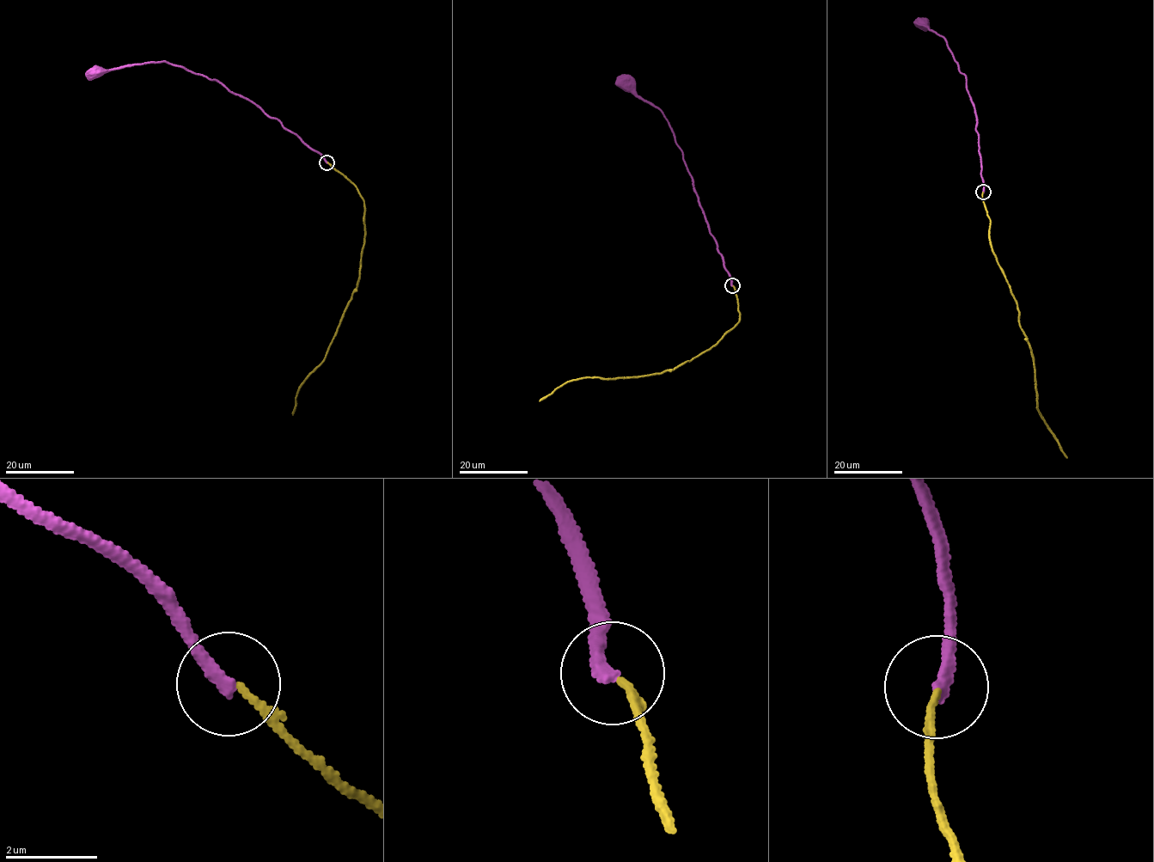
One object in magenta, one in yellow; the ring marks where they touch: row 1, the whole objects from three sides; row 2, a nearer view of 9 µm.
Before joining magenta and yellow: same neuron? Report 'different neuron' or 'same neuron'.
different neuron

